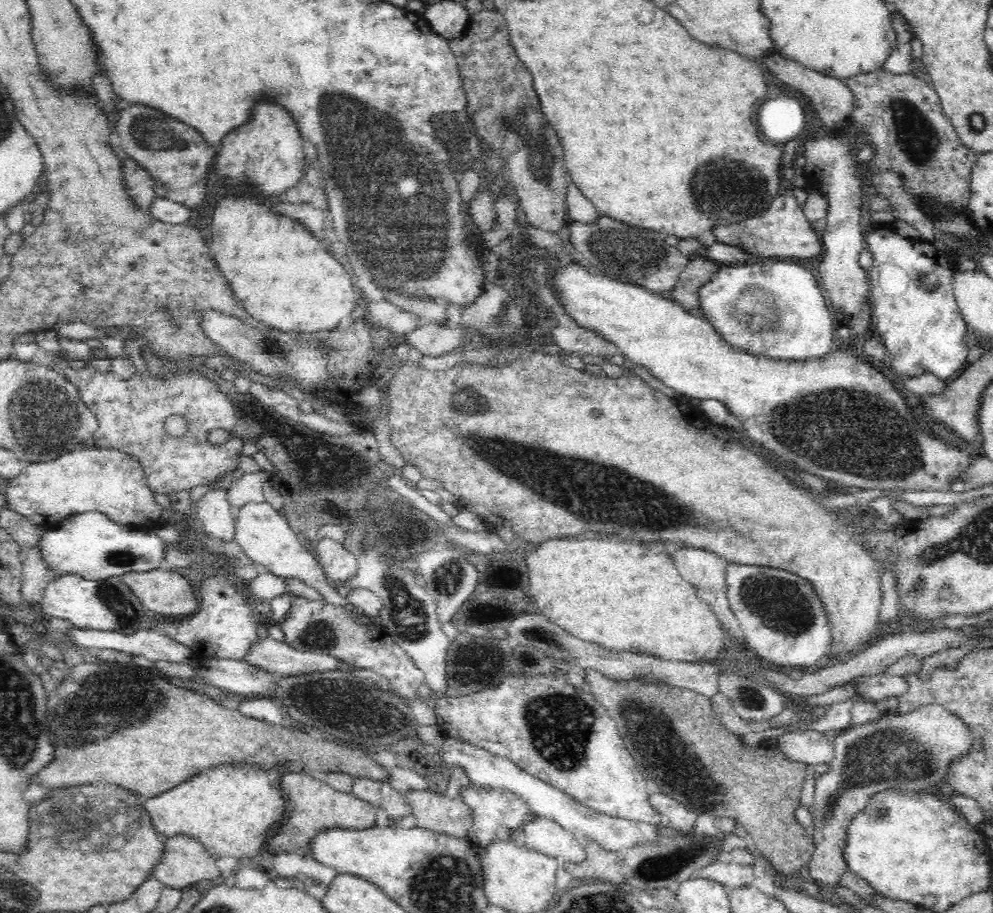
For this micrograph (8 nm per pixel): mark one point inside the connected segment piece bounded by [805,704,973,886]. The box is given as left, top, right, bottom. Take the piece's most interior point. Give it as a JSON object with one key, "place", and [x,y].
{"place":[913,752]}

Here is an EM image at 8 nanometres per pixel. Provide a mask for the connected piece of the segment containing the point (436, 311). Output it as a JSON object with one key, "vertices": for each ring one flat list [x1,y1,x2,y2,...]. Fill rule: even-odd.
{"vertices":[[374,280,374,284,380,288,388,301,395,304,398,308,403,308,405,312,417,316,417,326,420,327,426,322,435,322,436,324,446,324,446,316,449,312,449,307,444,303,438,303,427,296,400,296,398,292,393,292,379,286],[418,298,418,300,416,300]]}

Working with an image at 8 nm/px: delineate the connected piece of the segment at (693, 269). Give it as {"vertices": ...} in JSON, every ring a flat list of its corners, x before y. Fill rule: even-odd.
{"vertices":[[698,257,691,260,688,267,676,281,672,291,672,298,676,304,688,310,702,310,700,307,700,288,716,277,722,264,714,260]]}

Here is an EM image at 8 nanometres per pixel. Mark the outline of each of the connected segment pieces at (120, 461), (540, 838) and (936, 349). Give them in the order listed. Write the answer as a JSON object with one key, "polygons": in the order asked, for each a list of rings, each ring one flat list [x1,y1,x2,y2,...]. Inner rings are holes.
{"polygons":[[[94,445,64,453,56,460,25,463,22,472,10,480,5,492,6,508,15,510,34,524,56,524,72,515,98,511,116,524,155,528,163,507,154,499,142,465,118,449]],[[535,816,523,825,525,845,536,852,557,859,562,856,565,862,580,864,587,858,587,852,578,843,578,837,566,831,550,818]],[[890,224,873,227,875,230,866,238,869,251,874,257,874,263,868,271,871,286,869,303,872,307,873,325,887,350,887,363,903,376,917,377,930,373,942,382,948,382,966,367,970,346,973,345,971,329,955,301,952,286,955,264,932,243,903,238]]]}

